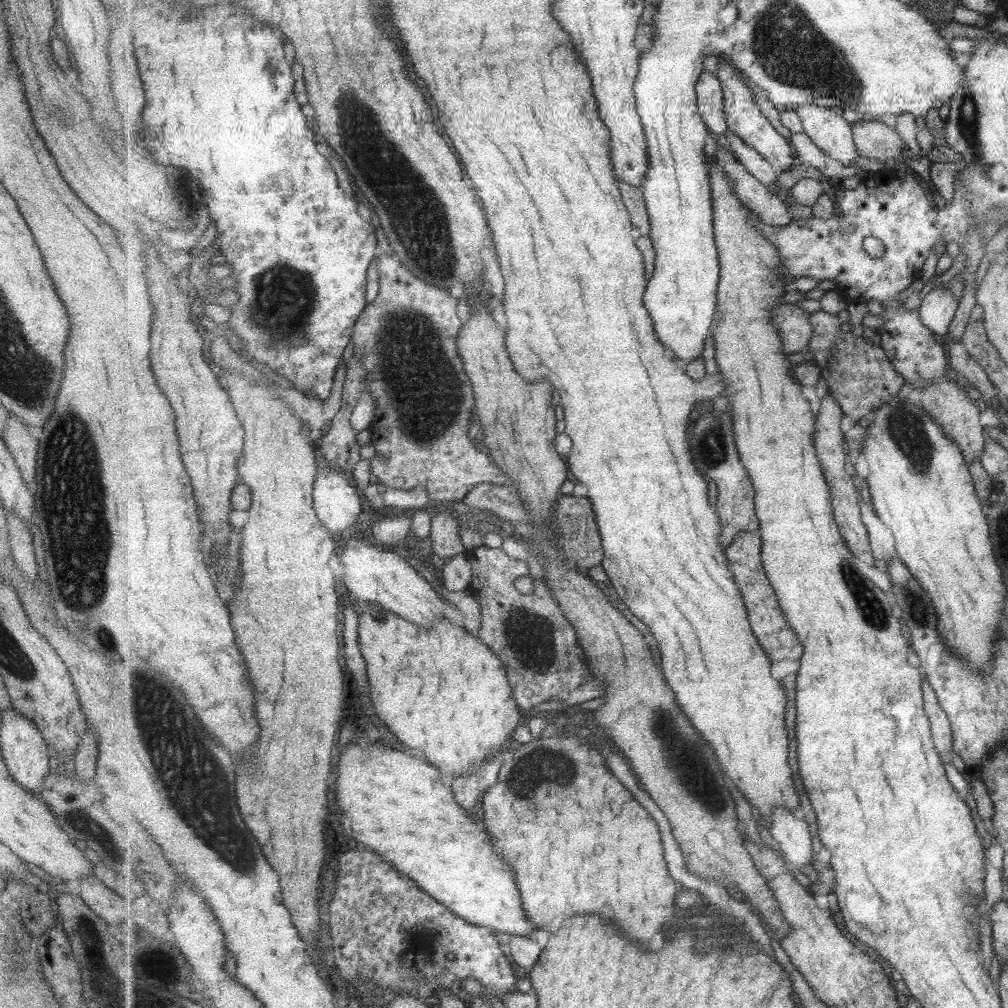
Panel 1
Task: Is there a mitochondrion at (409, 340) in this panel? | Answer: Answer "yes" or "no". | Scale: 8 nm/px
yes

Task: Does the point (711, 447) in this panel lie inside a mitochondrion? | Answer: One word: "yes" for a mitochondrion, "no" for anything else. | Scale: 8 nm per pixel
yes

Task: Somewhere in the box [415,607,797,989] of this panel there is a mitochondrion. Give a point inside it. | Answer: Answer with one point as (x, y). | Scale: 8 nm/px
(529, 773)

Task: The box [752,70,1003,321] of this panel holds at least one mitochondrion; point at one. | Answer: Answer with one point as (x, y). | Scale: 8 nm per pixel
(968, 119)

